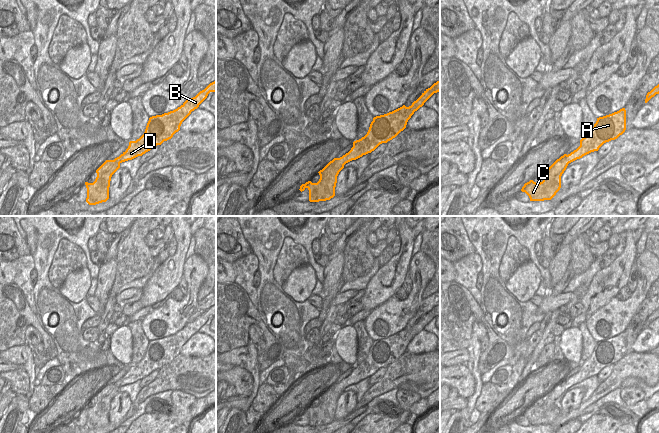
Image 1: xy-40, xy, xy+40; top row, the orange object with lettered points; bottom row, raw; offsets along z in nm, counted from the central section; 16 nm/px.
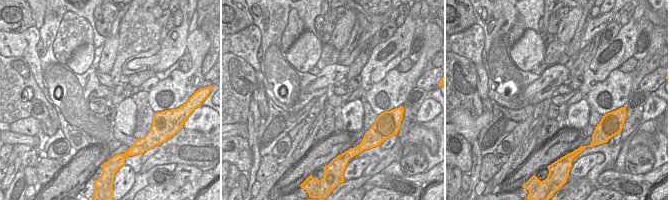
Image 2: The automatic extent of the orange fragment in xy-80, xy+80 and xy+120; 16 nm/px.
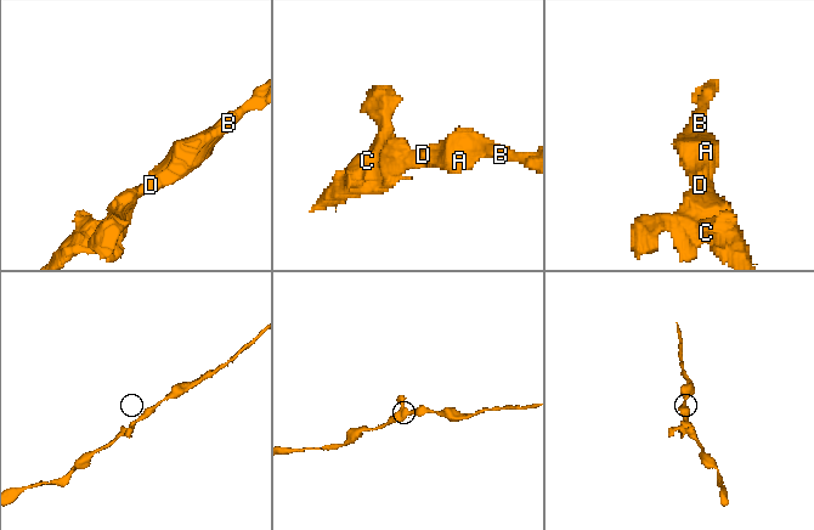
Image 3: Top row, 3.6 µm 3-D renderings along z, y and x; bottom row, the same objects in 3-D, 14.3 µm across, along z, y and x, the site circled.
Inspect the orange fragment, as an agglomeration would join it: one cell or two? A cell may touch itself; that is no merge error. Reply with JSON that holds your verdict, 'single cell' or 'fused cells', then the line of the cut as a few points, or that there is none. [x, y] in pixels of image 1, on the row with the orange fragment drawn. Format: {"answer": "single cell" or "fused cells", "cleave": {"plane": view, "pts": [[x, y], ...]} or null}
{"answer": "single cell", "cleave": null}

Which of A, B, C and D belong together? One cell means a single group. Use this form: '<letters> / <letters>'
A B C D

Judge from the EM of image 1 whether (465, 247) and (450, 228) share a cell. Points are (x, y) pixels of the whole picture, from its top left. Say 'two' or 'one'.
one

